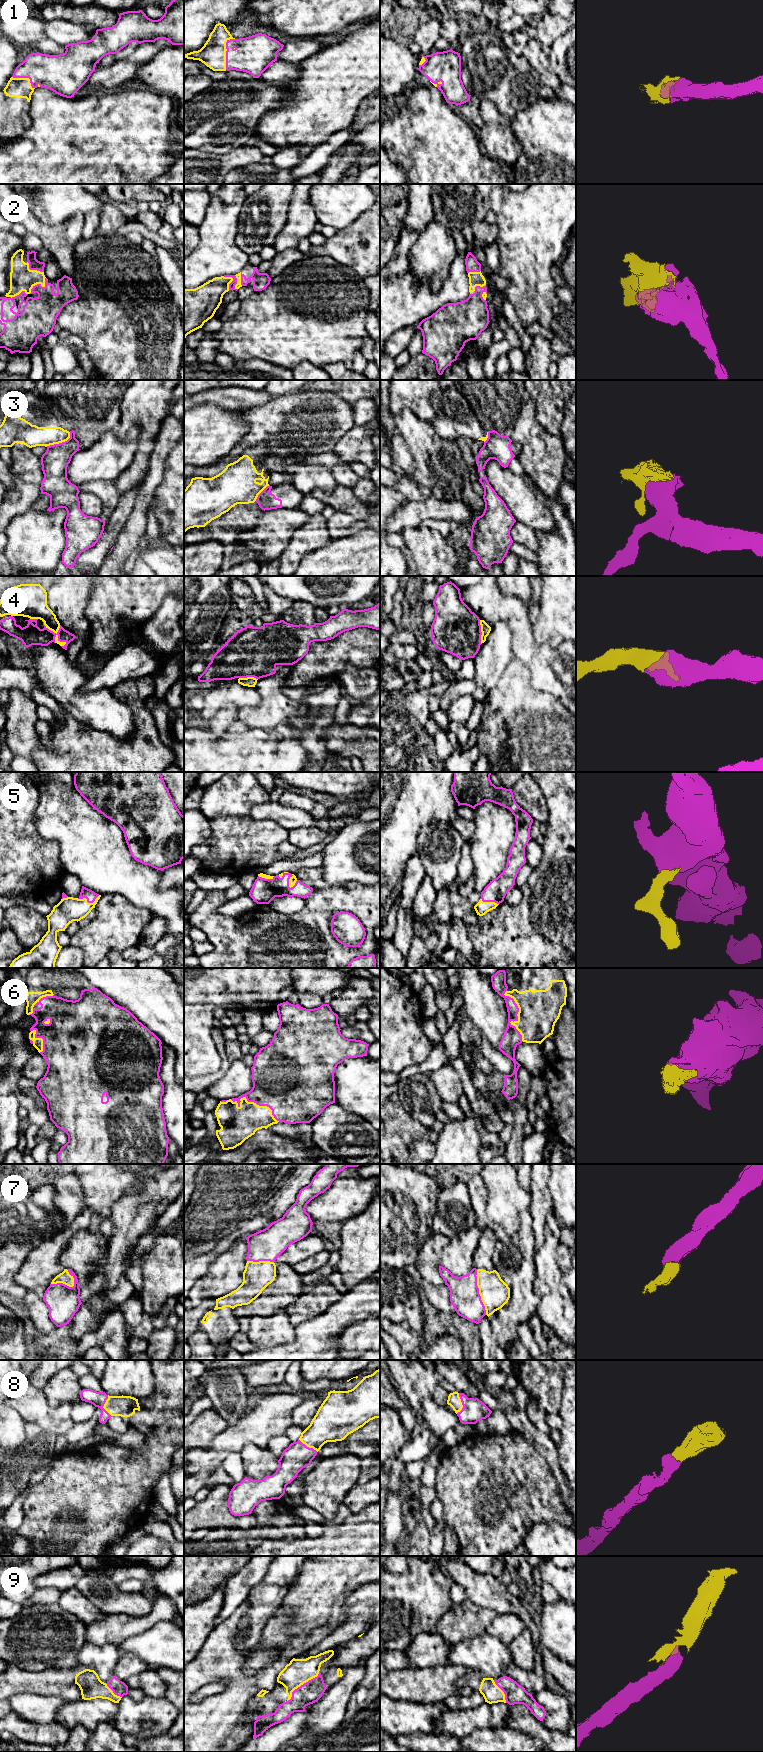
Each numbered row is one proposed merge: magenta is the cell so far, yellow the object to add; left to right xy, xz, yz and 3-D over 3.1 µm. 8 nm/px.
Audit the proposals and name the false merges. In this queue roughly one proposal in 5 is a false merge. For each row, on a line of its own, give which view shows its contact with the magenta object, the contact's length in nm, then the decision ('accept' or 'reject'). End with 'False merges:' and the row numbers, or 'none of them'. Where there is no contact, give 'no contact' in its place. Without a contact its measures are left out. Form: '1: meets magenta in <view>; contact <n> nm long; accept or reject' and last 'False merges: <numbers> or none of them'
1: meets magenta in xz; contact 260 nm long; accept
2: meets magenta in xy; contact 190 nm long; accept
3: meets magenta in xy; contact 240 nm long; reject
4: meets magenta in yz; contact 190 nm long; accept
5: meets magenta in xy; contact 190 nm long; accept
6: meets magenta in xz; contact 440 nm long; accept
7: meets magenta in yz; contact 380 nm long; accept
8: meets magenta in yz; contact 170 nm long; accept
9: meets magenta in xz; contact 380 nm long; accept
False merges: 3

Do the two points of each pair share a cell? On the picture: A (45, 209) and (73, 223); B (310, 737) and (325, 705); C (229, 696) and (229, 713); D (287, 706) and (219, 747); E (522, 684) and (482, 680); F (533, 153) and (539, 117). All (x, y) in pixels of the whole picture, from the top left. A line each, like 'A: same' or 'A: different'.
A: different
B: same
C: different
D: different
E: different
F: same

